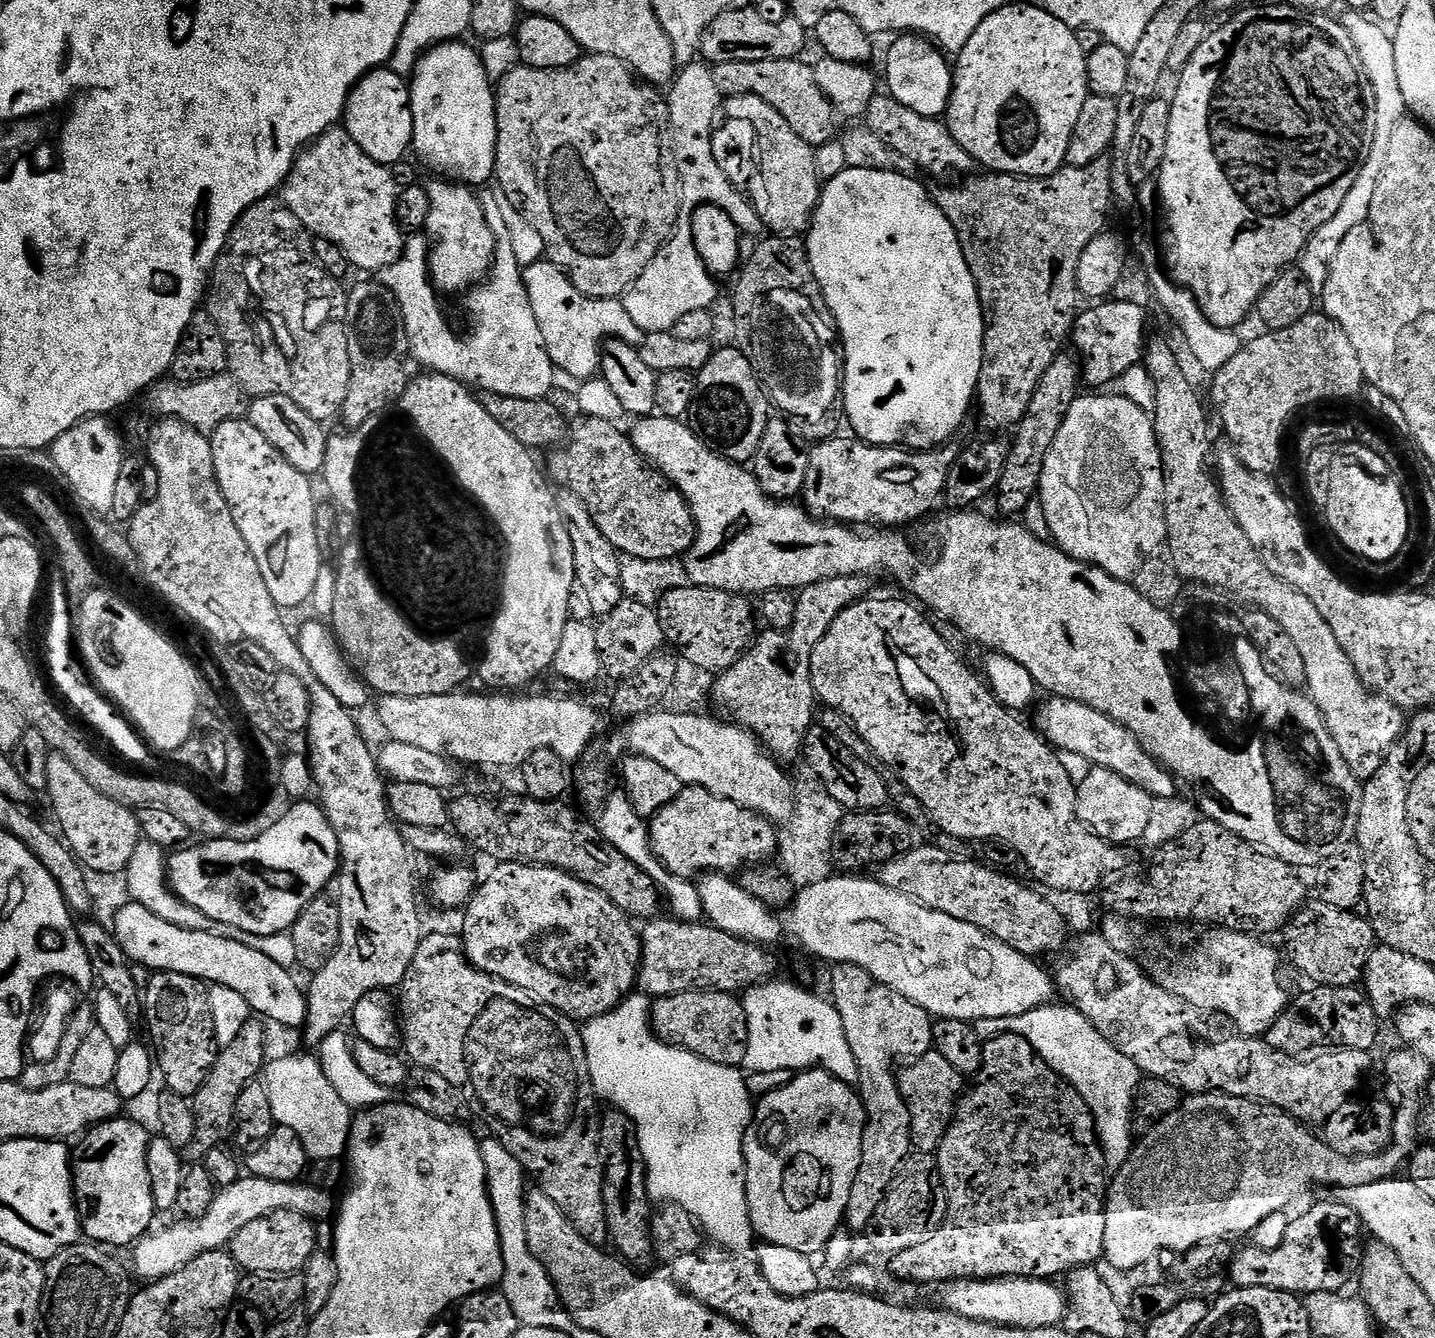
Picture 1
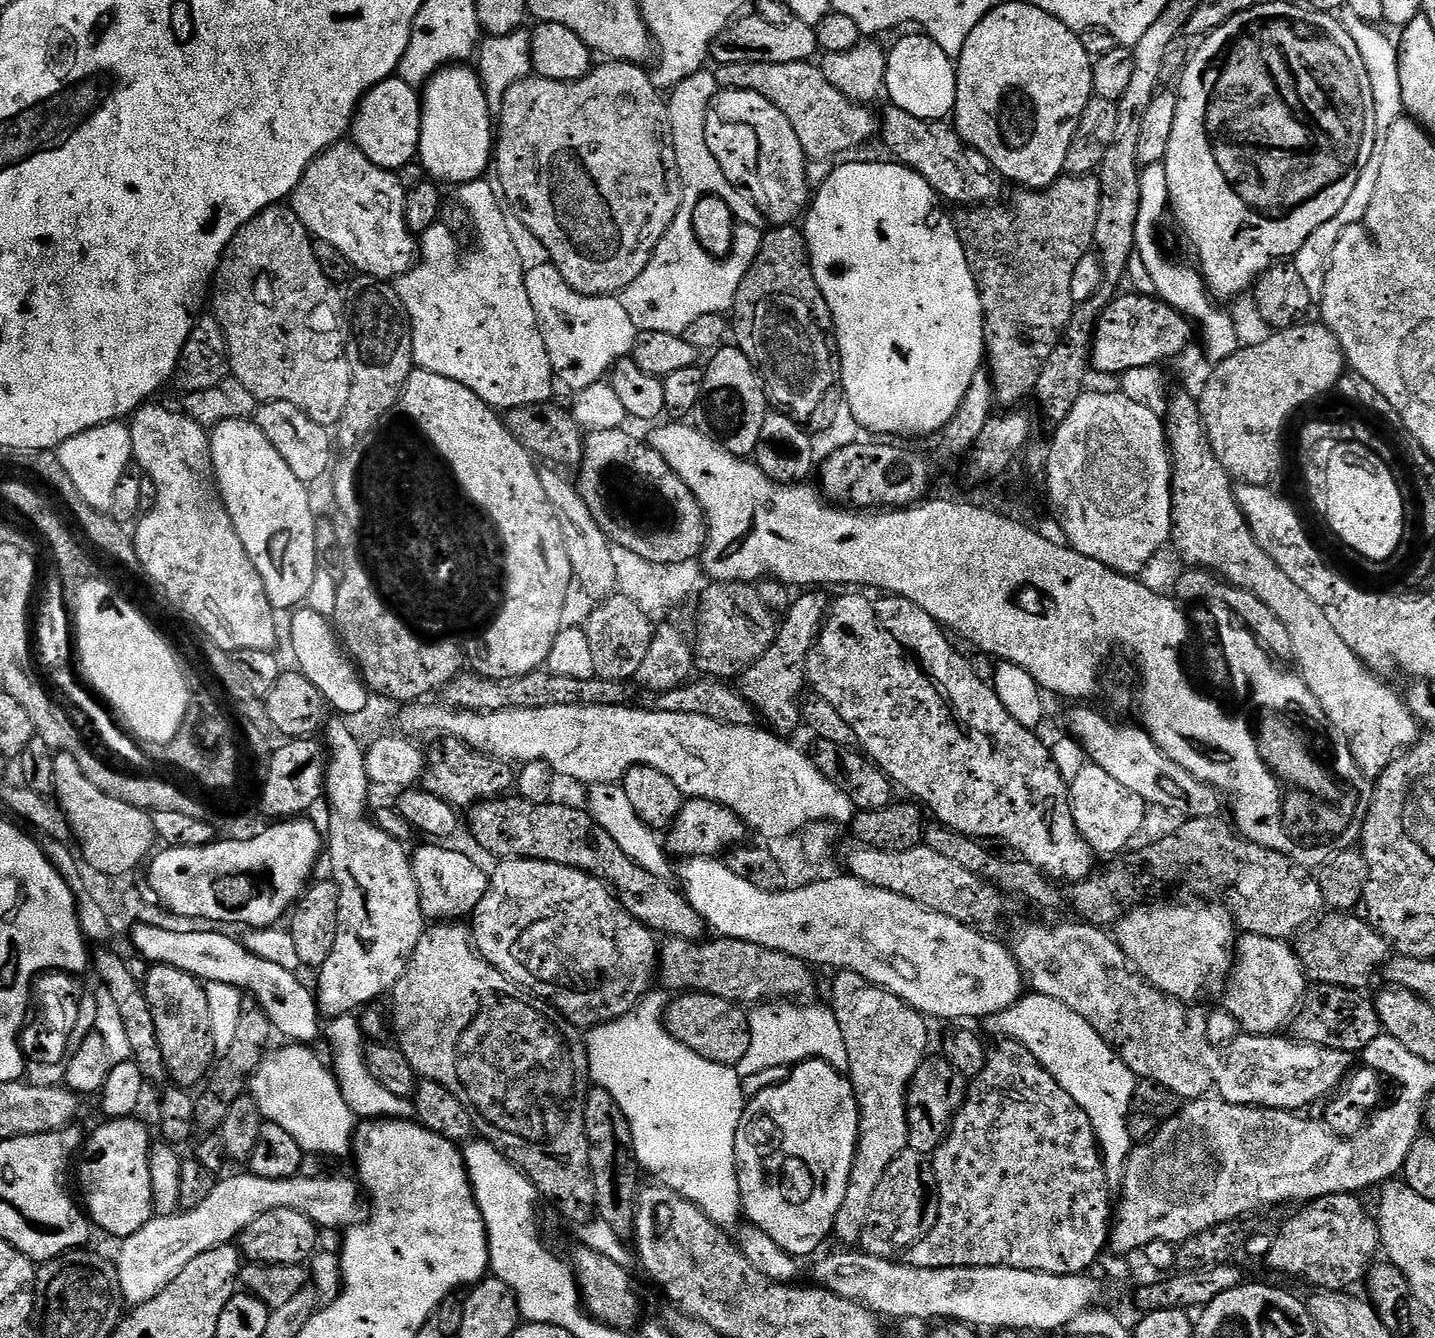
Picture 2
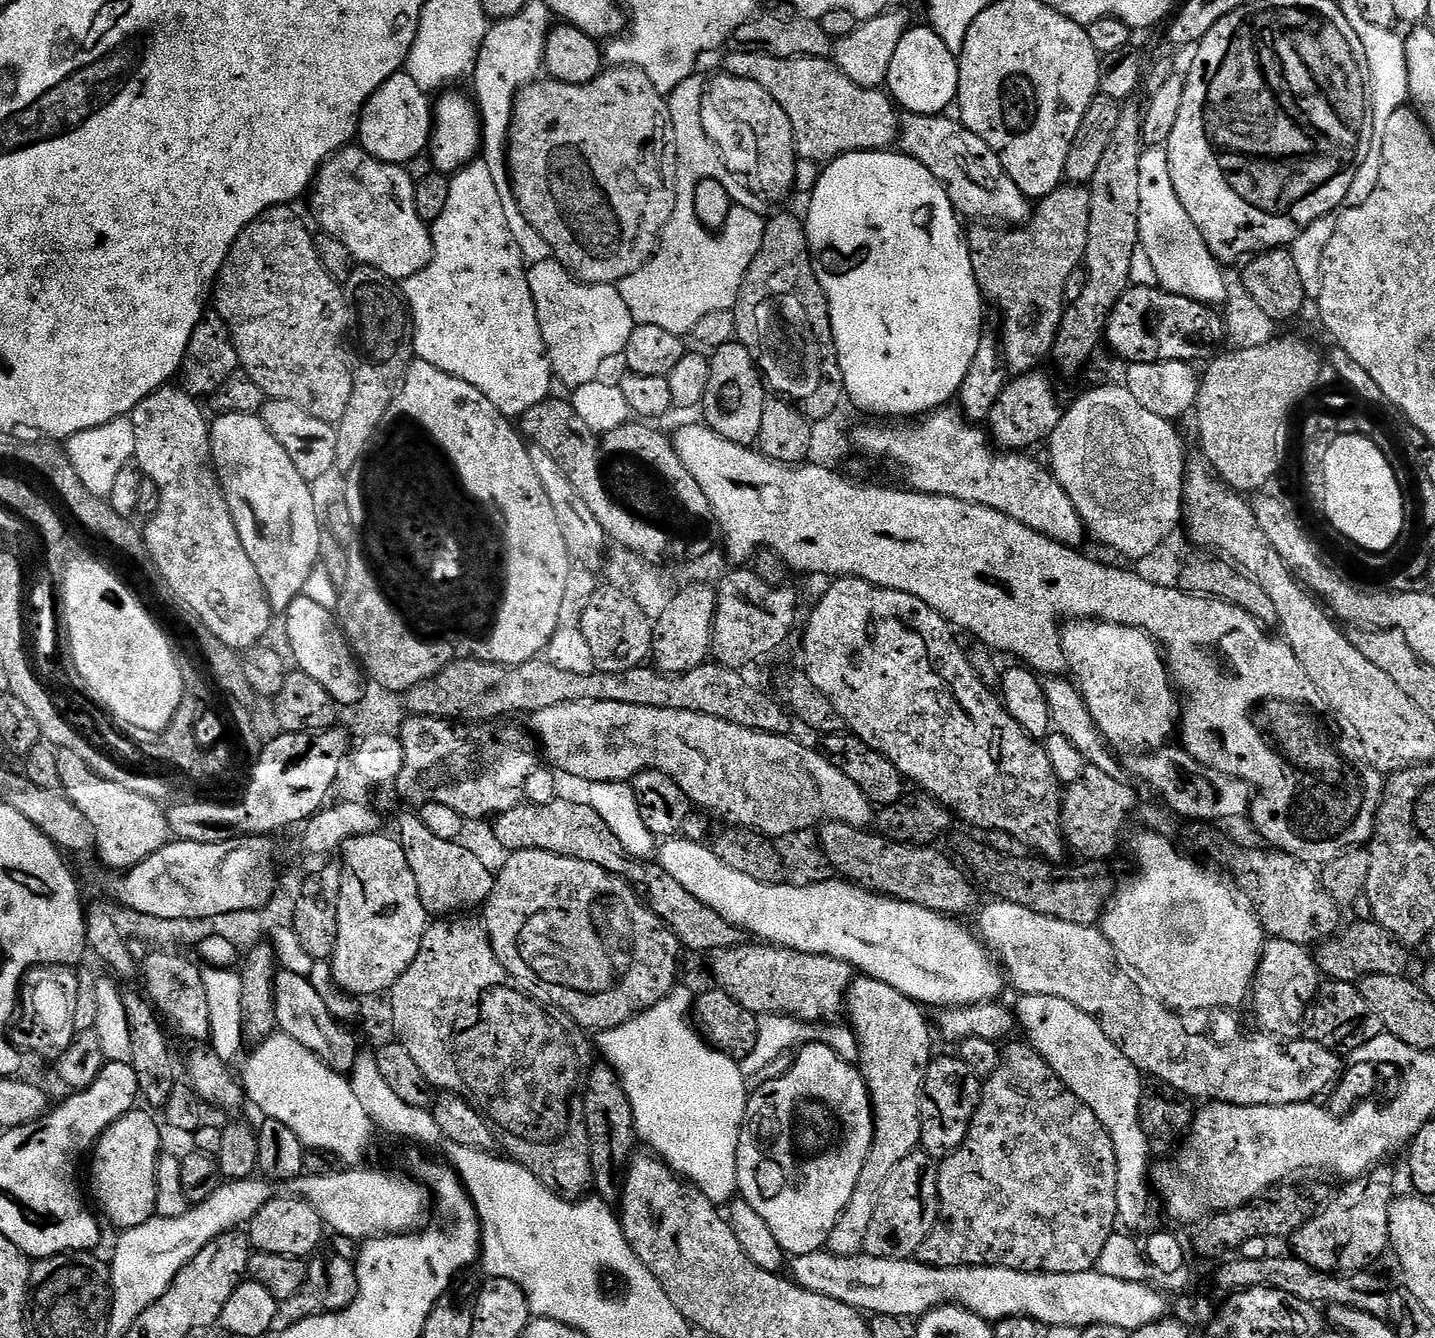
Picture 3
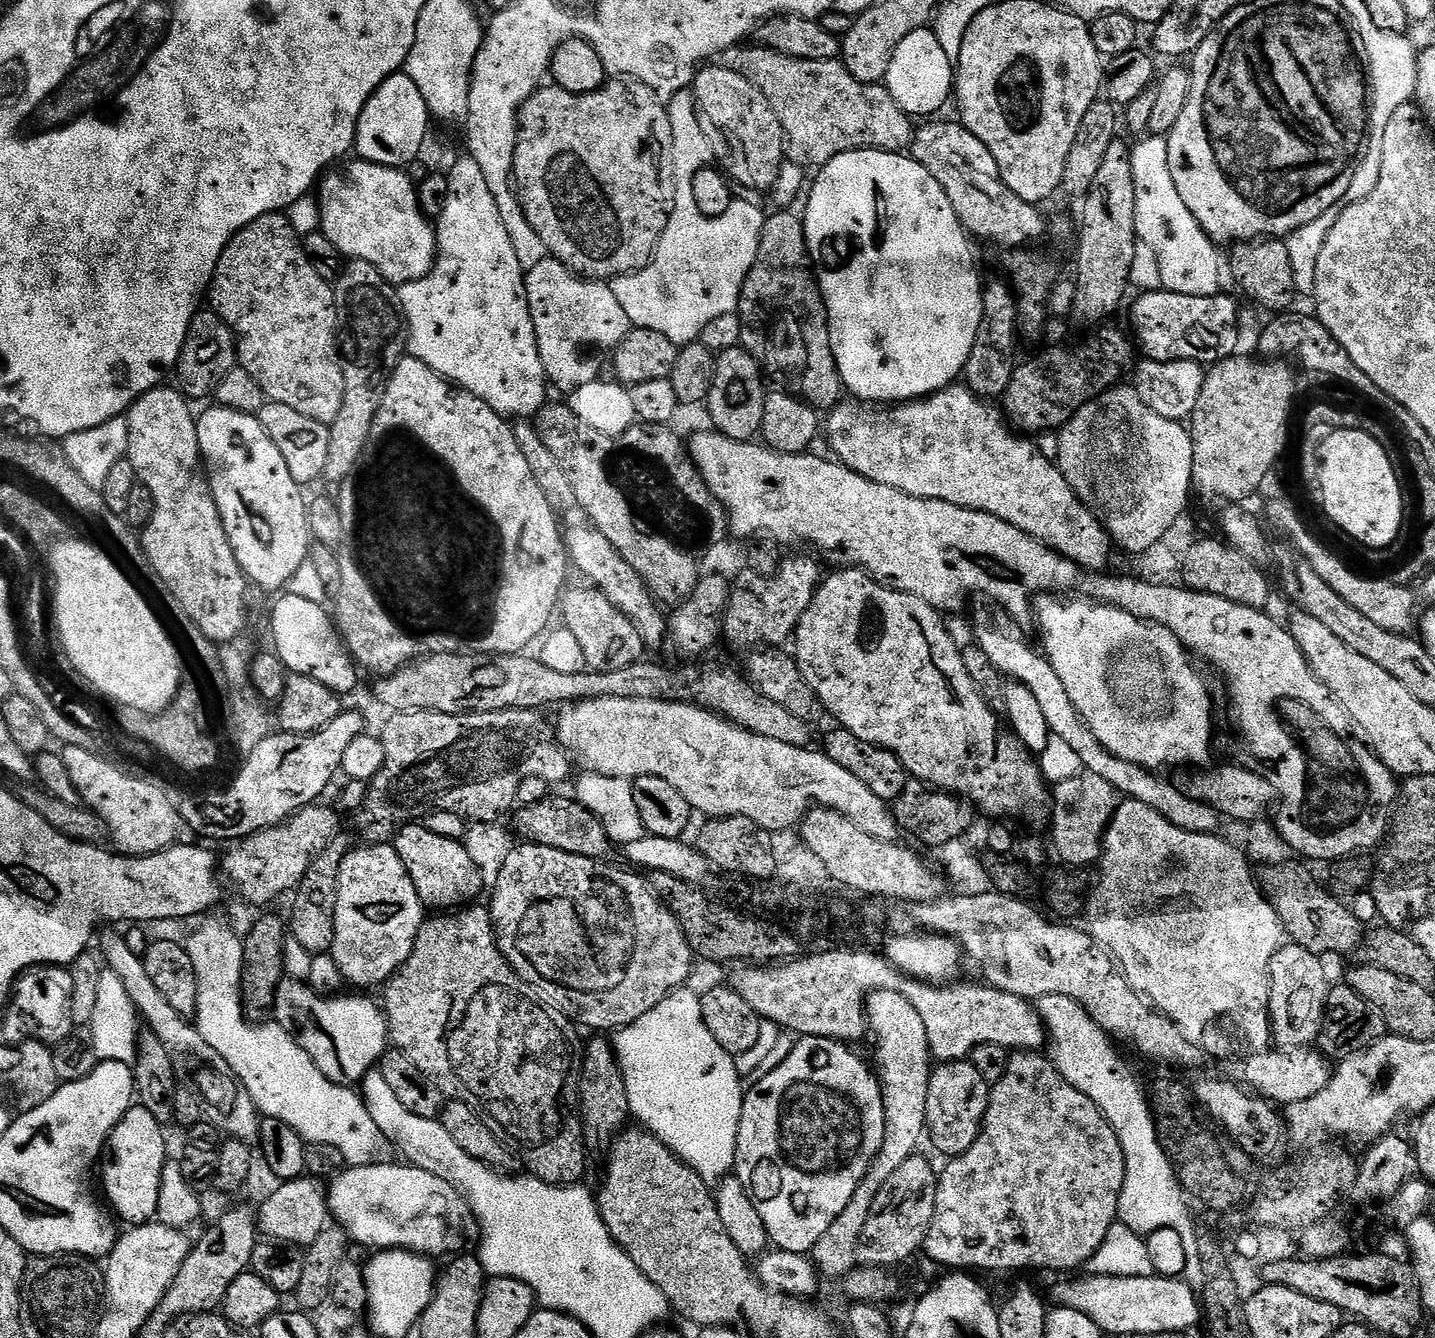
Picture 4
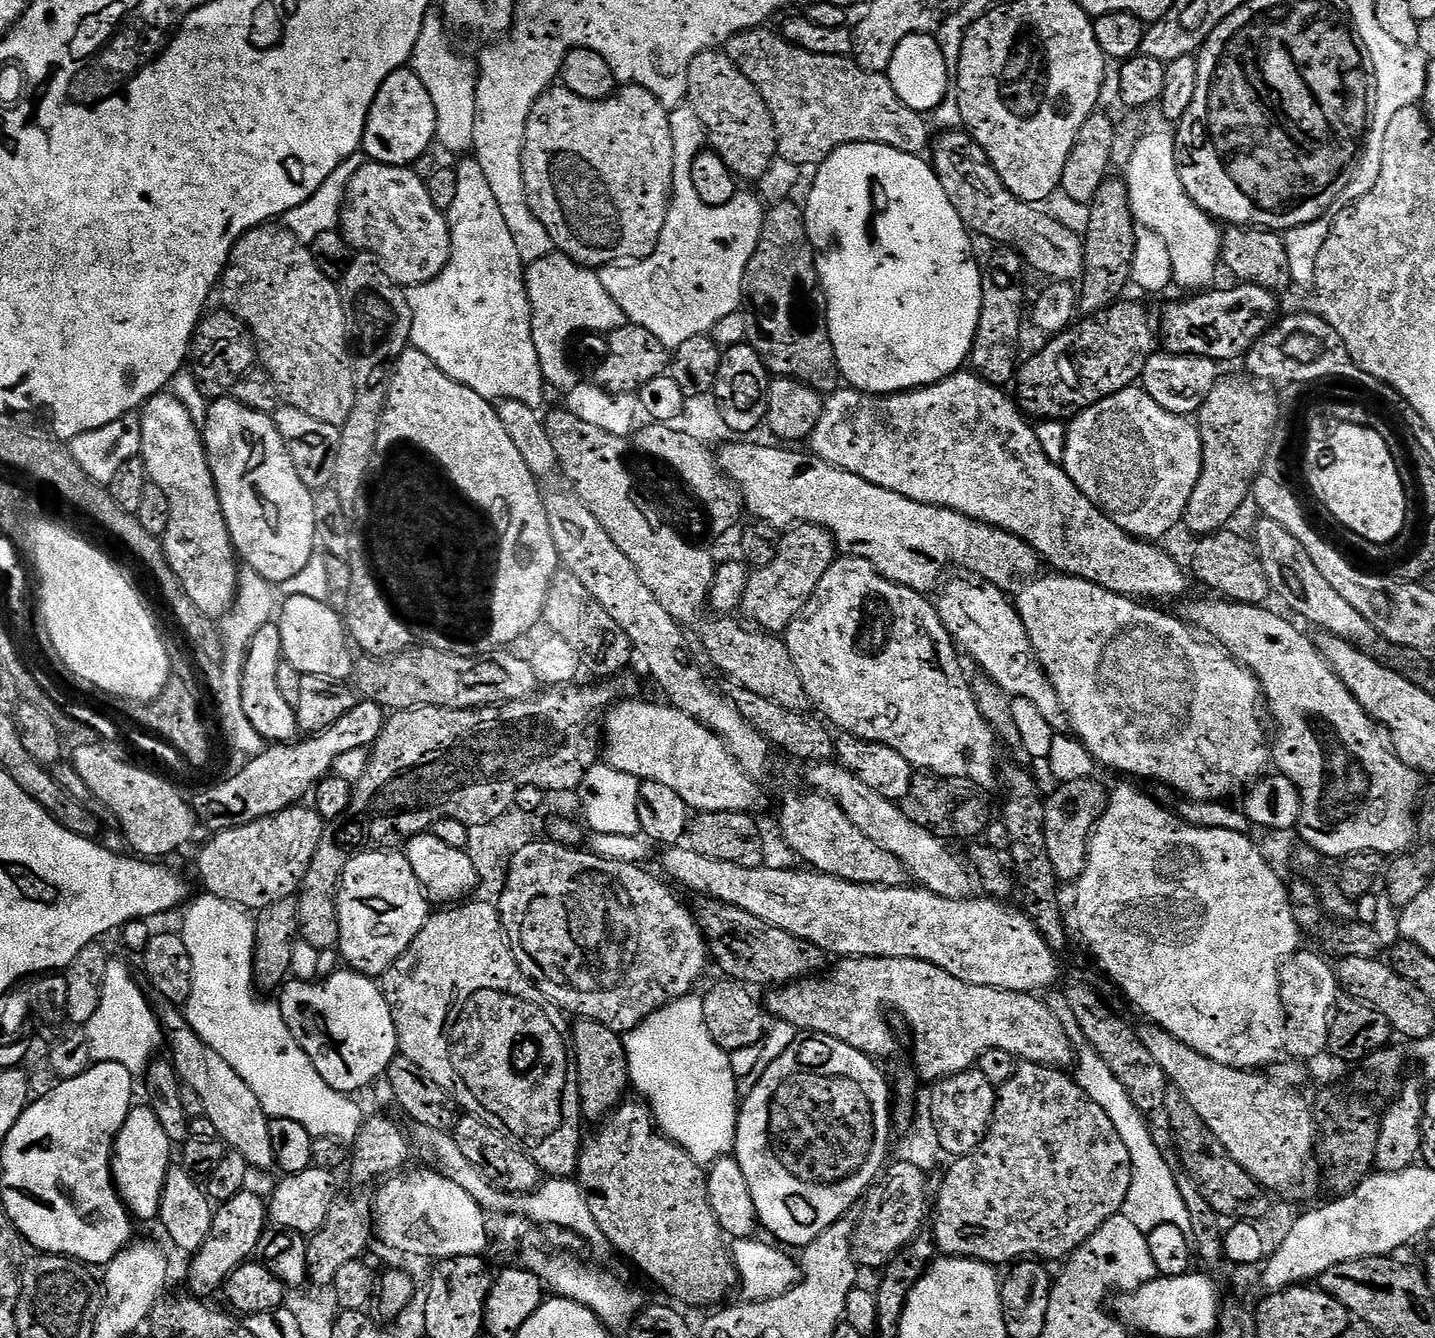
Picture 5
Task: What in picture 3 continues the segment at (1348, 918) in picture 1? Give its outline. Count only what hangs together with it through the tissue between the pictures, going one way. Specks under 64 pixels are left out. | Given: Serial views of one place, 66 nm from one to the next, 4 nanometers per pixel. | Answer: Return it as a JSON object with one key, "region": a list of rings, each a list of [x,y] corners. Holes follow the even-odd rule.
{"region":[[[1356,922],[1352,926],[1349,932],[1341,931],[1319,949],[1318,967],[1329,981],[1356,984],[1368,976],[1402,976],[1409,971],[1409,949],[1395,940],[1381,924]]]}

